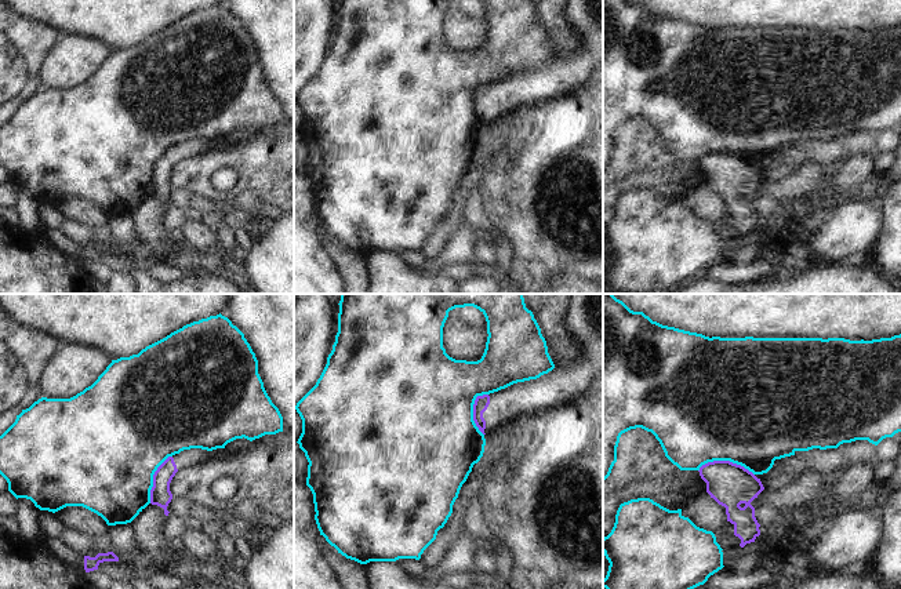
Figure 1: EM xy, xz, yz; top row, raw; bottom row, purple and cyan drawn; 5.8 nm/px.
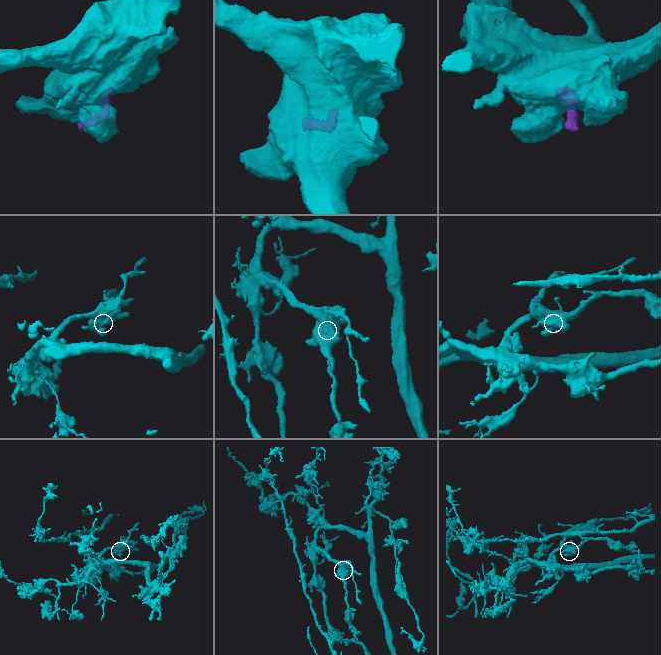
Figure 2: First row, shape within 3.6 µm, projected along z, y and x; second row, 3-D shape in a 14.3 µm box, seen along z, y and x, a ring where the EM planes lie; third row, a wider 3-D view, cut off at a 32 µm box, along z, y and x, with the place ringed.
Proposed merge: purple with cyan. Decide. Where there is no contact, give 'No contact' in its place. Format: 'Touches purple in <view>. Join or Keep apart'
Touches purple in yz. Keep apart

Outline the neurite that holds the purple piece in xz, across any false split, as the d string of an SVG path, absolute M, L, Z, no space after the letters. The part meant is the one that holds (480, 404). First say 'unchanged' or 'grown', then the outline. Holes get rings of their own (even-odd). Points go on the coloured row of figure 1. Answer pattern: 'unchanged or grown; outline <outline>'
grown; outline M603 294L568 295L564 321L580 348L580 359L568 368L555 367L537 379L477 396L473 421L483 435L501 432L508 421L520 415L563 404L603 375Z

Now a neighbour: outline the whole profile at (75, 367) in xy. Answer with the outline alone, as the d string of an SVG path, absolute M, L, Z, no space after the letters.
M65 343L44 366L37 385L47 399L70 399L91 386L112 363L105 352Z

